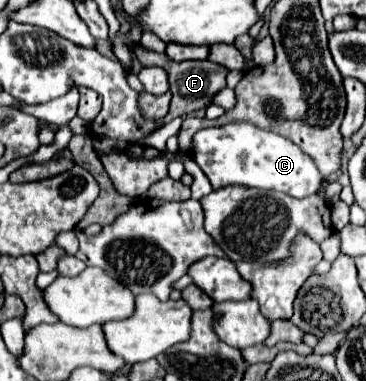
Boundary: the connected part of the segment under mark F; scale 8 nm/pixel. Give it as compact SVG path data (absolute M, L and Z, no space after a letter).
M133 45L133 53L135 57L141 61L141 65L157 65L161 69L167 71L167 77L169 77L169 91L171 91L171 107L169 107L169 113L165 115L163 121L171 121L175 117L183 117L183 115L189 115L193 111L199 111L199 109L205 109L211 105L211 97L215 93L219 93L219 89L225 89L225 77L229 73L229 69L223 69L223 65L215 65L211 61L181 61L181 63L175 63L175 61L169 61L163 53L155 53L155 51L149 51L141 45Z

